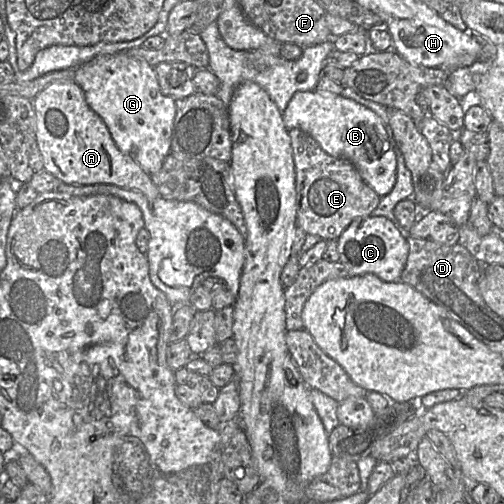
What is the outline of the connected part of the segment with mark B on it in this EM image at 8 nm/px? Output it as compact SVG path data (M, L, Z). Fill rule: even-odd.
M318 91L296 92L282 113L286 128L297 128L310 135L330 156L350 161L363 181L383 197L396 183L397 160L385 127L371 109L352 99Z

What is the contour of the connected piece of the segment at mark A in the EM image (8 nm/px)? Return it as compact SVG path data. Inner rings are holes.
M58 81L45 87L34 99L36 140L44 170L69 185L115 185L139 191L149 198L161 197L151 176L116 146L105 122L87 104L83 90L74 81Z

